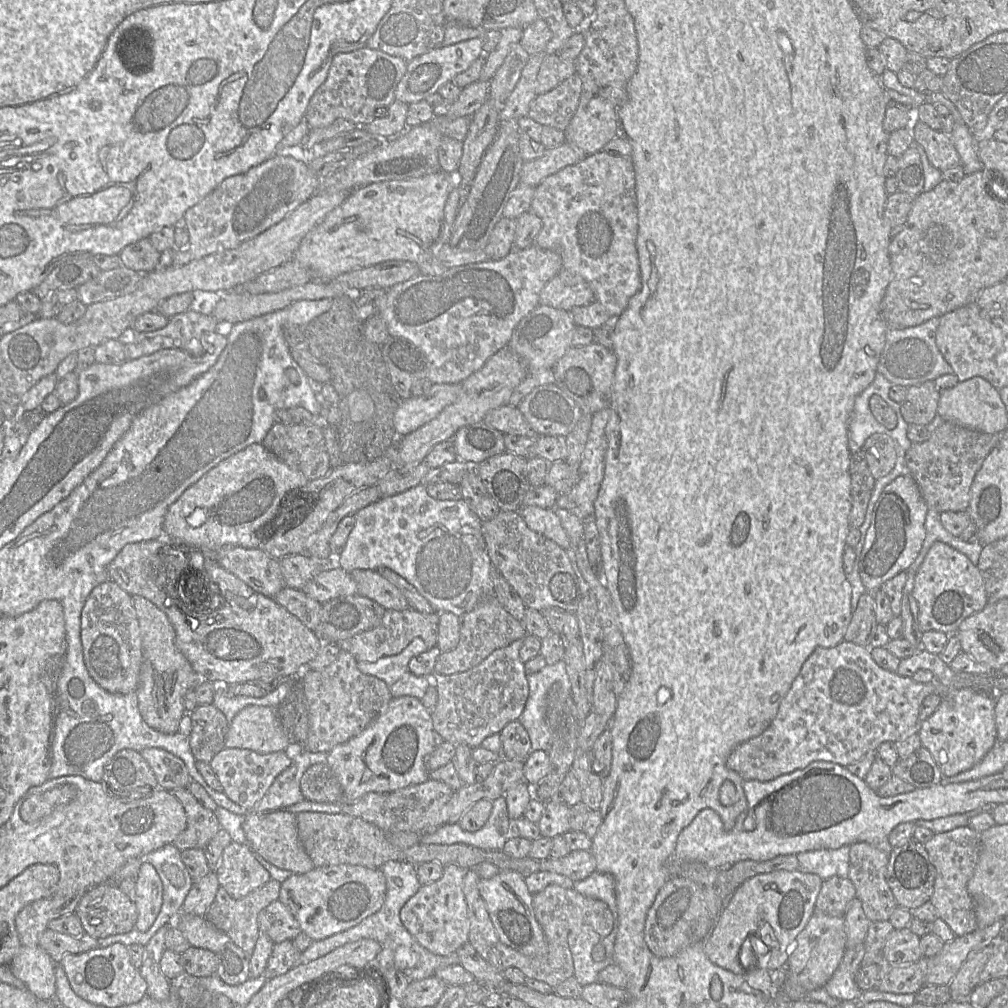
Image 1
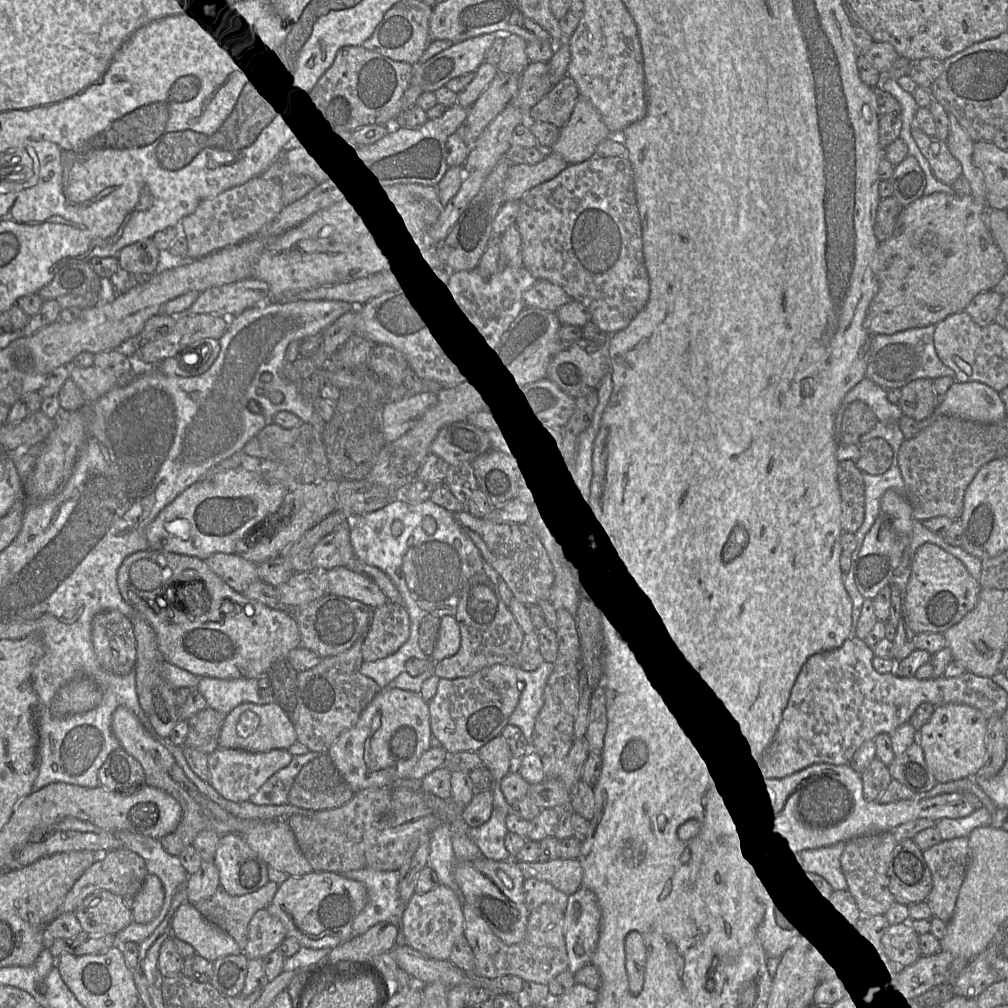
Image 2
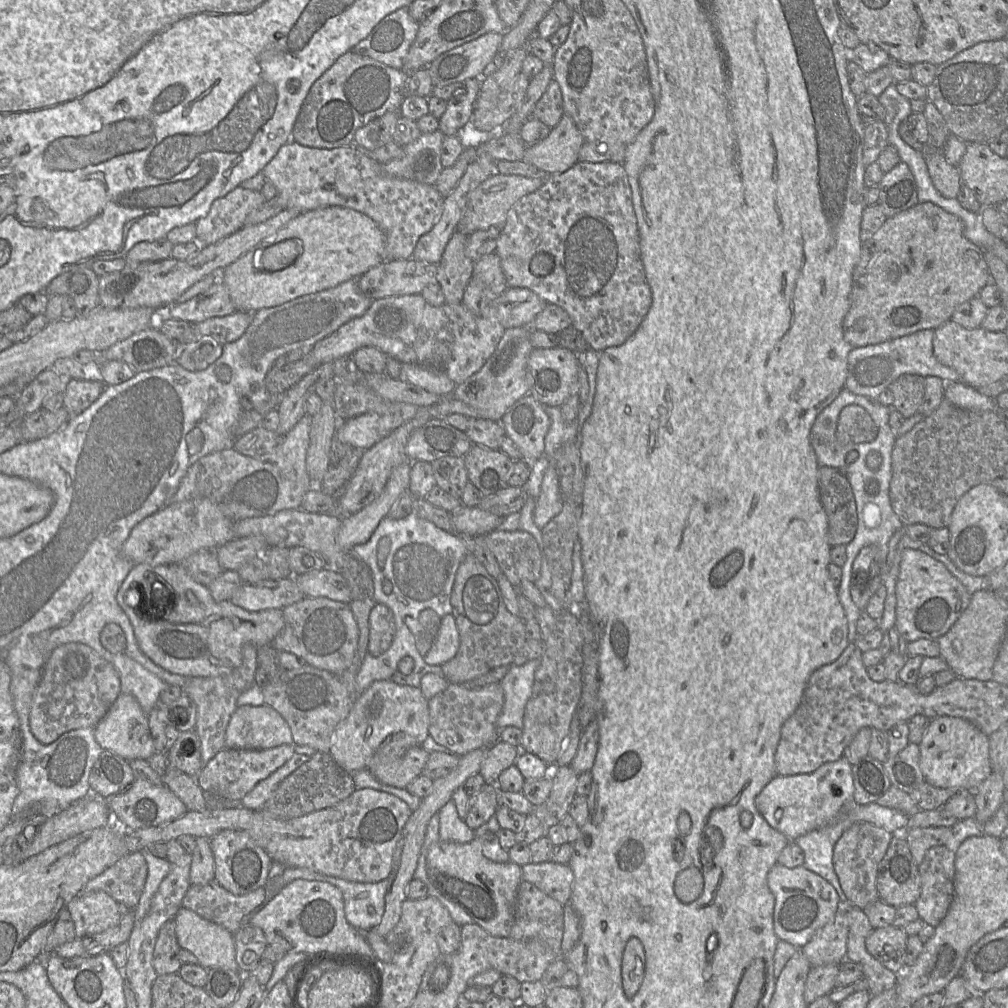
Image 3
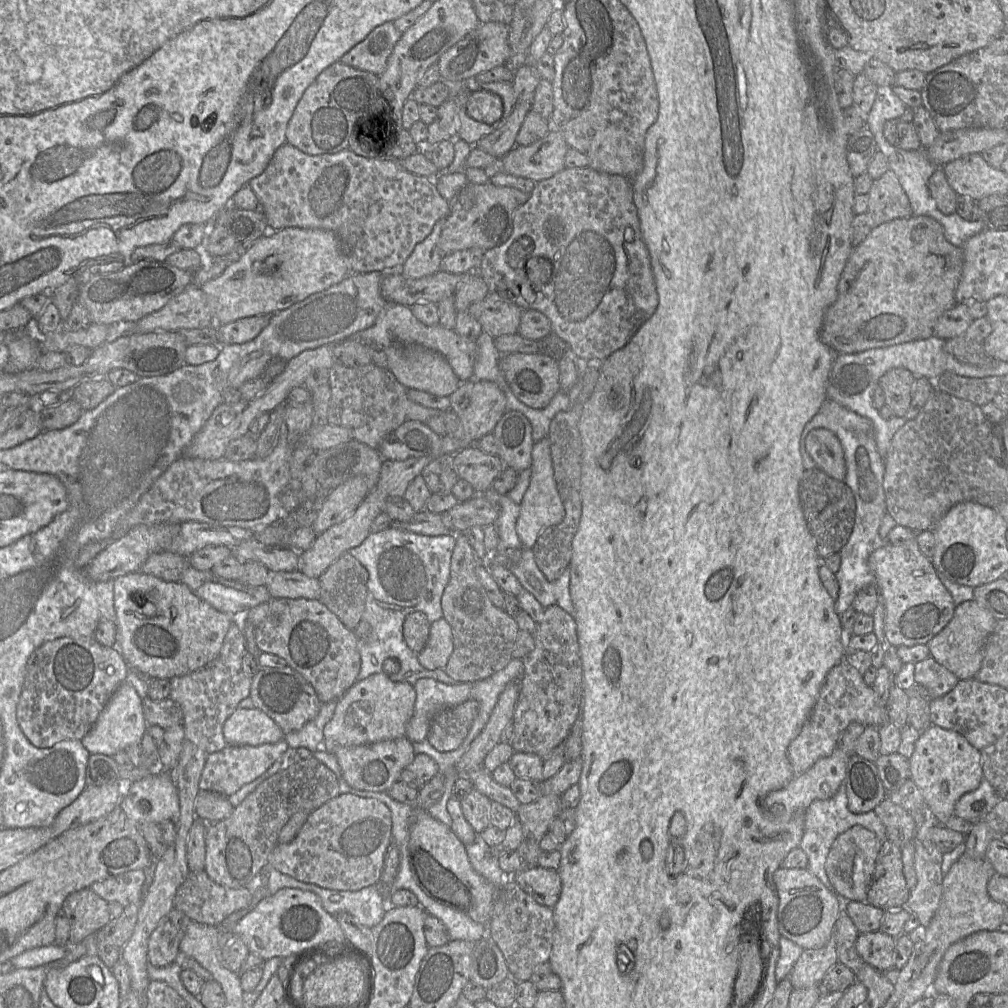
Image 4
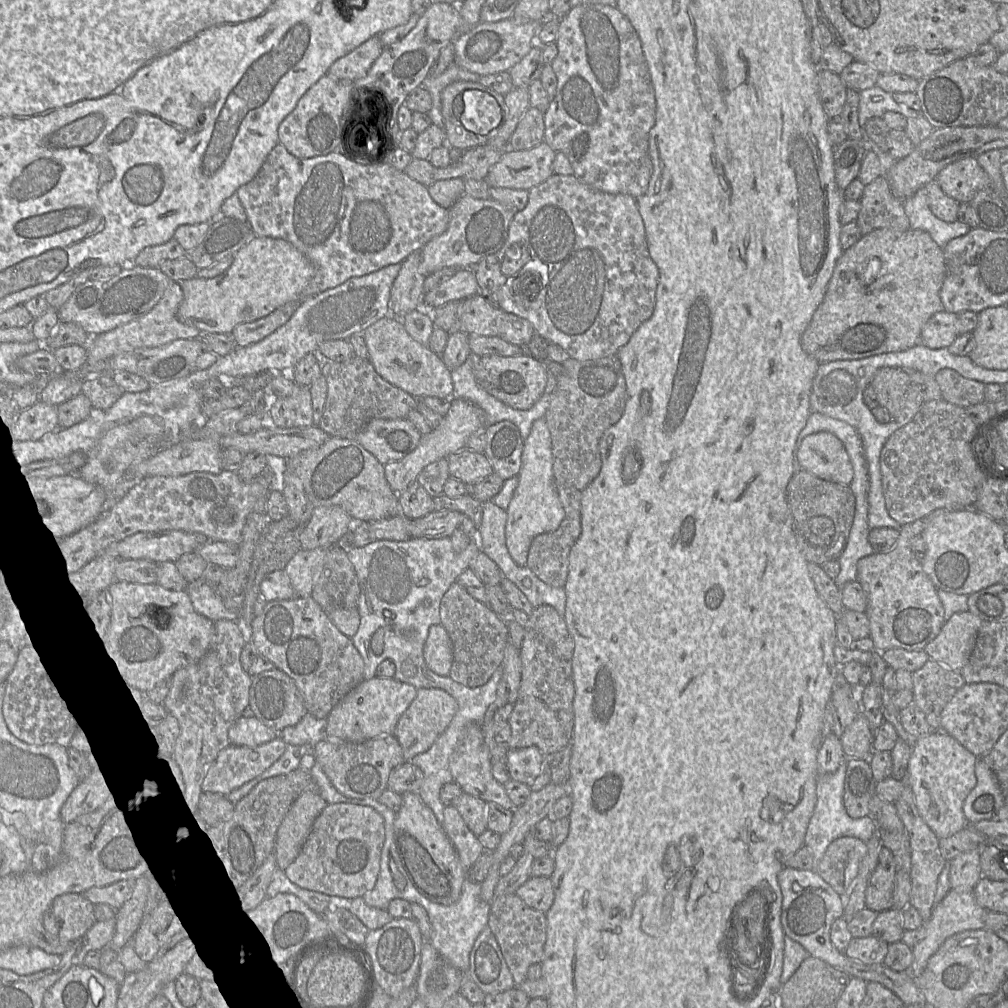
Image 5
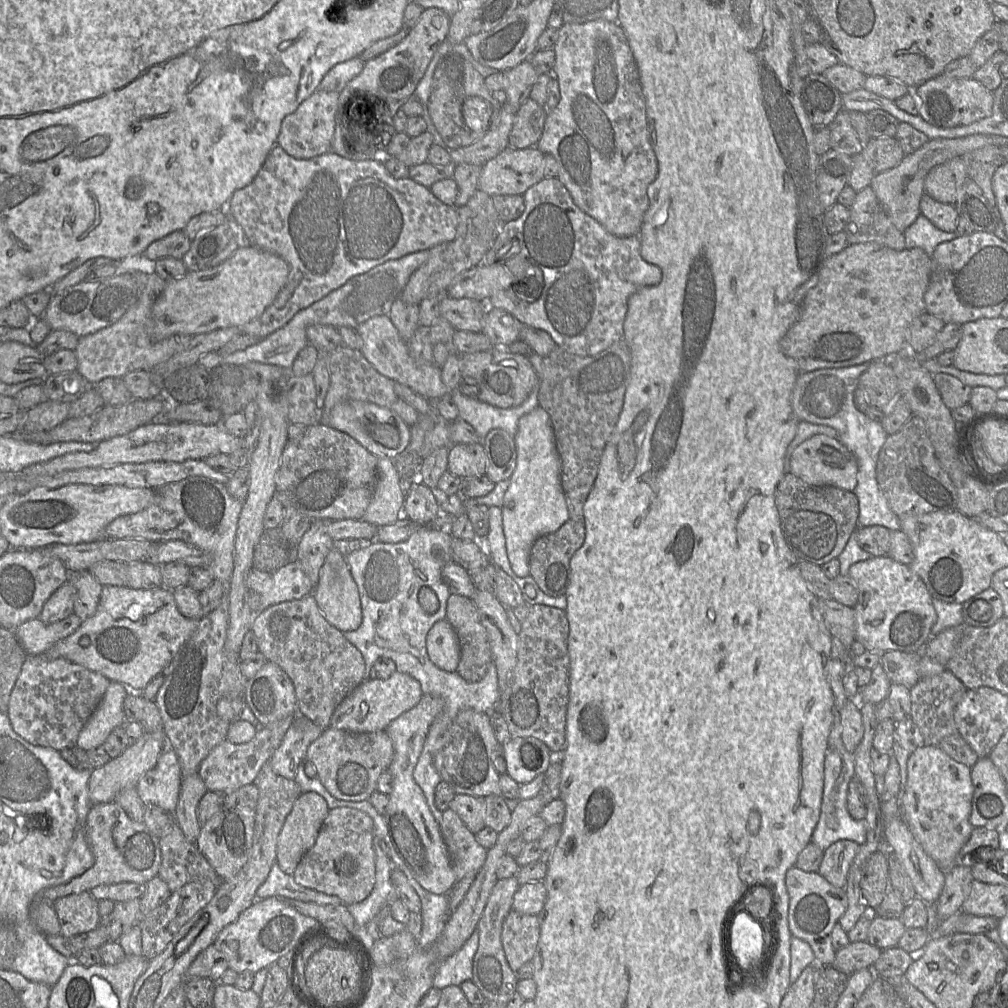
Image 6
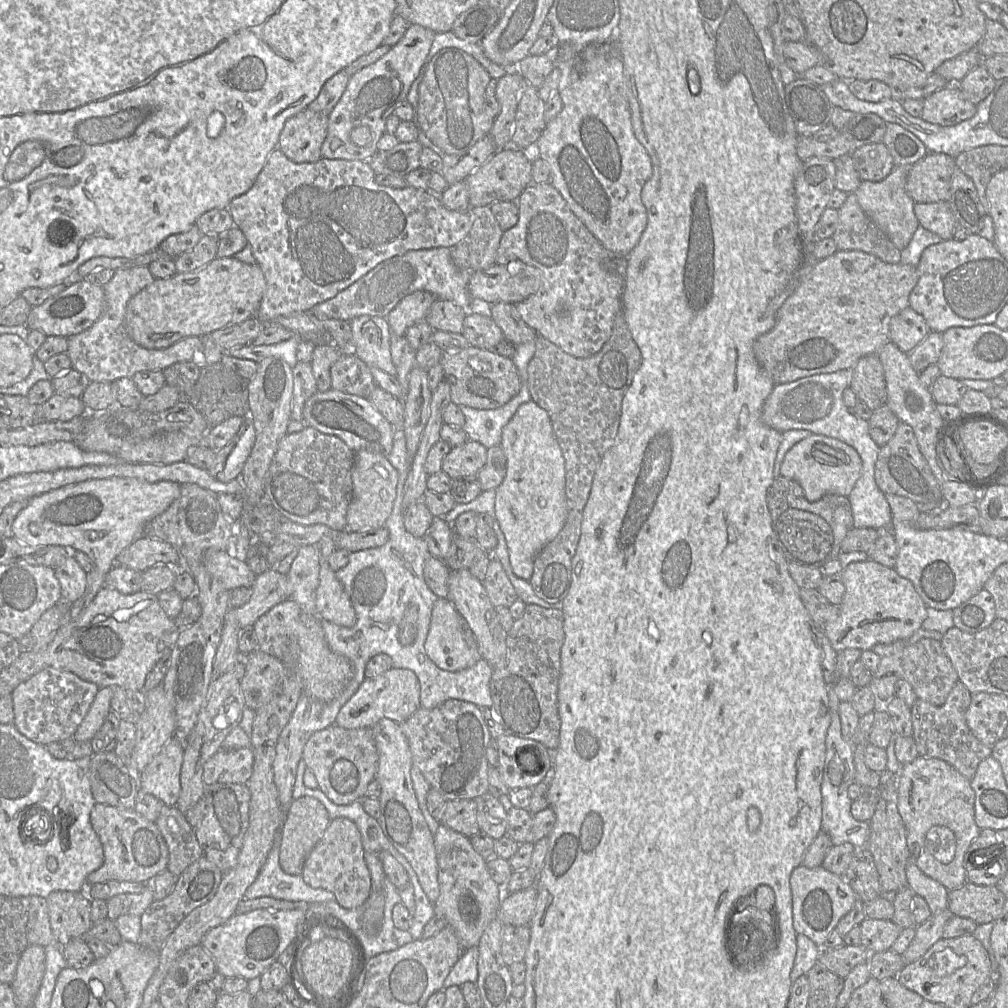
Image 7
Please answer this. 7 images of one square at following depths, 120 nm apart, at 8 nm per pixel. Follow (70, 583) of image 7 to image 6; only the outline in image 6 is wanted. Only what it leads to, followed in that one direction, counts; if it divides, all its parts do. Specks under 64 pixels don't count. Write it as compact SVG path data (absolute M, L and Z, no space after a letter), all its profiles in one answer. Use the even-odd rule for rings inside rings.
M90 571L71 573L68 581L72 581L76 588L74 613L85 621L96 613L103 586Z

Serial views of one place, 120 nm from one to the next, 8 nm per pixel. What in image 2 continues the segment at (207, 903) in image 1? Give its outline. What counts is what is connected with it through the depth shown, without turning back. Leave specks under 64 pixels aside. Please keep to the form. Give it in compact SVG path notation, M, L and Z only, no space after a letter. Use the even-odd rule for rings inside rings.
M203 861L200 869L186 883L187 902L194 905L211 897L220 886L219 871L214 862Z

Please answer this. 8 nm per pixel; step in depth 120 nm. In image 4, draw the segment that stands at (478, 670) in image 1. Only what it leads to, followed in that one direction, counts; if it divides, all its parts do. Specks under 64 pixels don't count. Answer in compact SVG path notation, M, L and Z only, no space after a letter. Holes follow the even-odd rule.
M474 699L437 713L431 721L427 740L438 751L457 749L467 737L479 713L479 702Z

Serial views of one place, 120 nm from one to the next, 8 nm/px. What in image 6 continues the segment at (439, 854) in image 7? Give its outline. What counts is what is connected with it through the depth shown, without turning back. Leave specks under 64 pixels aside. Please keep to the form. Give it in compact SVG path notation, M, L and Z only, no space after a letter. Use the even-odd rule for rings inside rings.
M448 808L443 812L440 830L457 881L467 874L477 874L485 863L487 849L479 844L455 811Z

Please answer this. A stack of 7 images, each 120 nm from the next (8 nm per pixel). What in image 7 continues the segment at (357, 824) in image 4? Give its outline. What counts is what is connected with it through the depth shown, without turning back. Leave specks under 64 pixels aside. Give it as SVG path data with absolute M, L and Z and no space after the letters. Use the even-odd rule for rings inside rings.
M344 817L332 819L305 860L301 876L312 888L332 892L340 906L347 909L362 907L371 891L371 876L364 852L356 824Z

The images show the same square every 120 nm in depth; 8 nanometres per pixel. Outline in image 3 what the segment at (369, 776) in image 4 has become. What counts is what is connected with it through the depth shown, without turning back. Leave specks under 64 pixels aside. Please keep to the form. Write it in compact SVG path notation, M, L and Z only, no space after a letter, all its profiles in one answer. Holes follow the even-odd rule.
M412 747L399 759L375 755L367 770L383 784L396 788L406 788L412 780L422 775L423 768L428 761L430 753L422 747Z

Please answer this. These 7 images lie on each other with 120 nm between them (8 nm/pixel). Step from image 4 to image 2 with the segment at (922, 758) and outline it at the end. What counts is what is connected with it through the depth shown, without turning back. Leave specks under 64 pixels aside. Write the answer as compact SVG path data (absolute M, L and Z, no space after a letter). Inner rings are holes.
M945 704L935 707L929 719L917 731L925 761L938 783L973 777L986 762L988 719L978 709L965 704Z

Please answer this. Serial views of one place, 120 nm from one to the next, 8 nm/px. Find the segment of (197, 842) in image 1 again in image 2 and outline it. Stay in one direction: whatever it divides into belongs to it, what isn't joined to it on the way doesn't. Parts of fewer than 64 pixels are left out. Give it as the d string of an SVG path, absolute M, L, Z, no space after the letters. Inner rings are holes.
M168 773L146 774L145 784L170 794L182 807L182 818L177 828L160 839L164 850L168 854L179 856L184 849L192 845L200 832L206 830L209 818L203 813L194 798L172 780Z

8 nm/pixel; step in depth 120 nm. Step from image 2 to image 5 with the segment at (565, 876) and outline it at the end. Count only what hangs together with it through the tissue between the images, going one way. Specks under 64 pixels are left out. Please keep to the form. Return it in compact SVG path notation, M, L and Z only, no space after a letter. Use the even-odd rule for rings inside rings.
M530 877L515 894L529 907L546 913L554 901L554 888L549 877Z

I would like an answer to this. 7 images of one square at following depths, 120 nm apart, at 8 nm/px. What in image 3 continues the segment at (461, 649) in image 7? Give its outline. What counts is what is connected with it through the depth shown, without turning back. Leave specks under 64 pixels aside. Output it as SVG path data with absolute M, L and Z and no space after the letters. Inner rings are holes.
M452 614L446 615L441 619L437 636L423 659L428 665L441 666L455 657L459 646L460 638L455 618Z

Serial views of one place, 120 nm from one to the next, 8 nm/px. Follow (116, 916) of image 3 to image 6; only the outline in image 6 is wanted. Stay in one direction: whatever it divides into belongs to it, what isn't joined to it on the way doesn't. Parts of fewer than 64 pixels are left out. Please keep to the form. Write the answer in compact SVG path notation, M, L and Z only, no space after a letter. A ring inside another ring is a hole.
M89 892L70 894L54 902L60 934L71 937L96 929L100 923L98 902Z

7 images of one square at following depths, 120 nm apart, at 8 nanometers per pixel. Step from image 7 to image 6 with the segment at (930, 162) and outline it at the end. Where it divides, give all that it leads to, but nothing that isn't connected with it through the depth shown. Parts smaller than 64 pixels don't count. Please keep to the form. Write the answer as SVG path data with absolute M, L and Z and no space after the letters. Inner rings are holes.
M954 157L934 166L926 175L924 193L934 200L954 204L961 197L961 190L968 179L961 157Z

